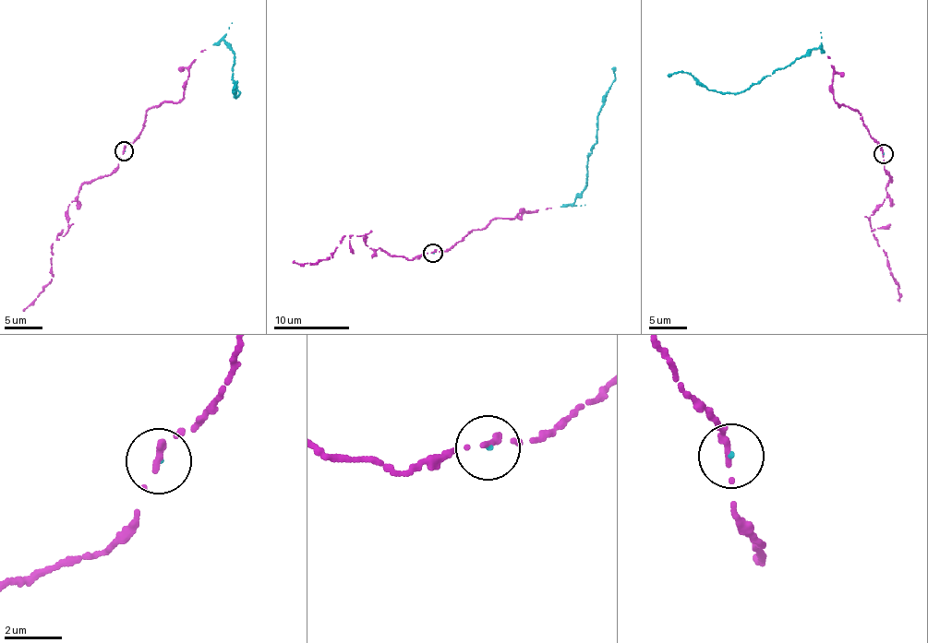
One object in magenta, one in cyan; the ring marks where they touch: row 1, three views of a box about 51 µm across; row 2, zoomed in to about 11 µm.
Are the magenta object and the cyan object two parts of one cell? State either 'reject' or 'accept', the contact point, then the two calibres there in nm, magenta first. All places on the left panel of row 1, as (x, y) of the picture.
accept | (124, 150) | 260/90 nm

